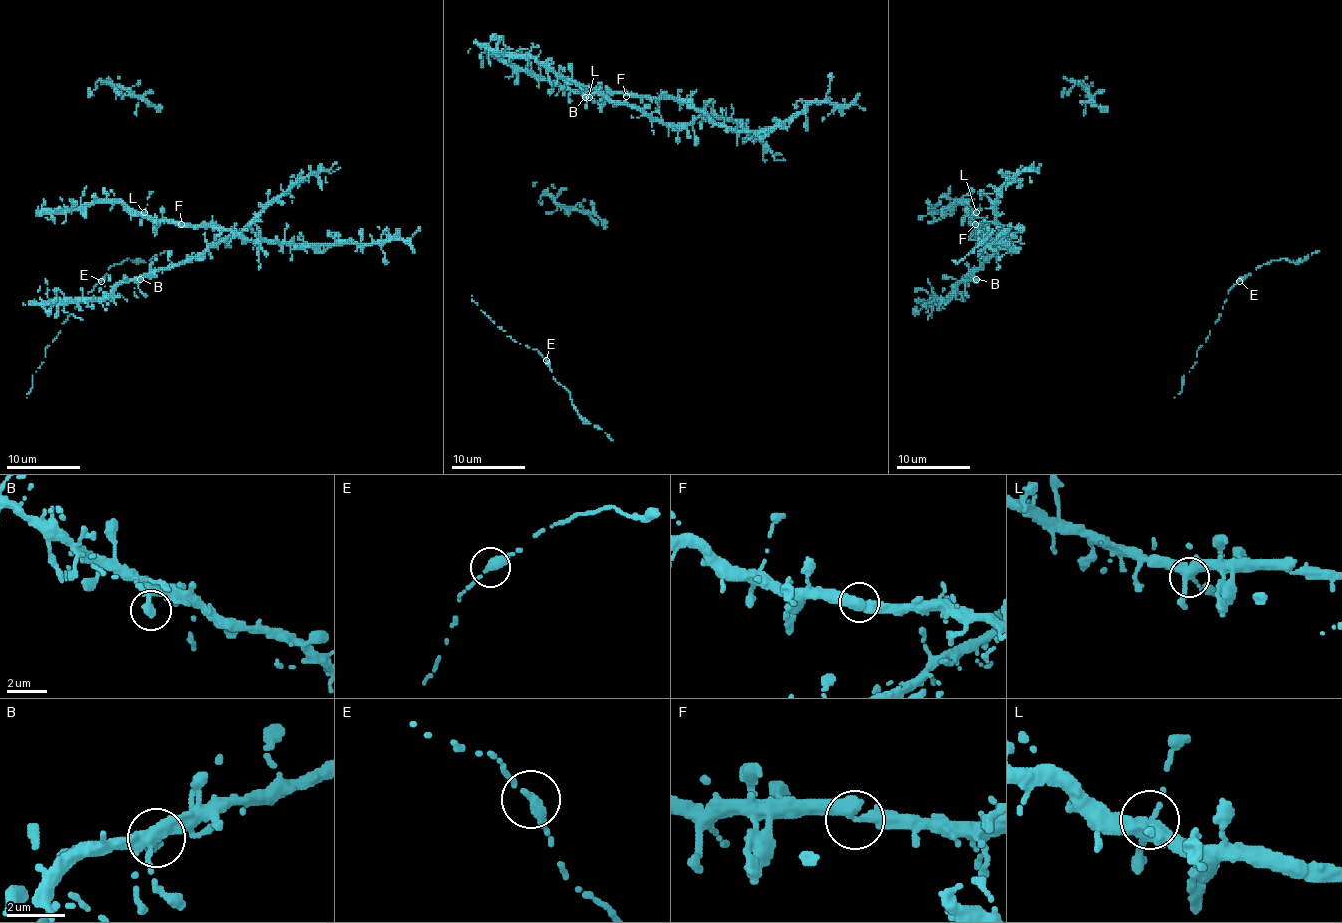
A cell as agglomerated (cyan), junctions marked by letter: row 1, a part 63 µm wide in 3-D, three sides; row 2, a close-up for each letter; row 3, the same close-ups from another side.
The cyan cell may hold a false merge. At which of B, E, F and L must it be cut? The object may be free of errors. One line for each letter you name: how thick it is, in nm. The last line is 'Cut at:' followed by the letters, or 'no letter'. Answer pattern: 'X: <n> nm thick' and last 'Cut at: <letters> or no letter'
Cut at: no letter

